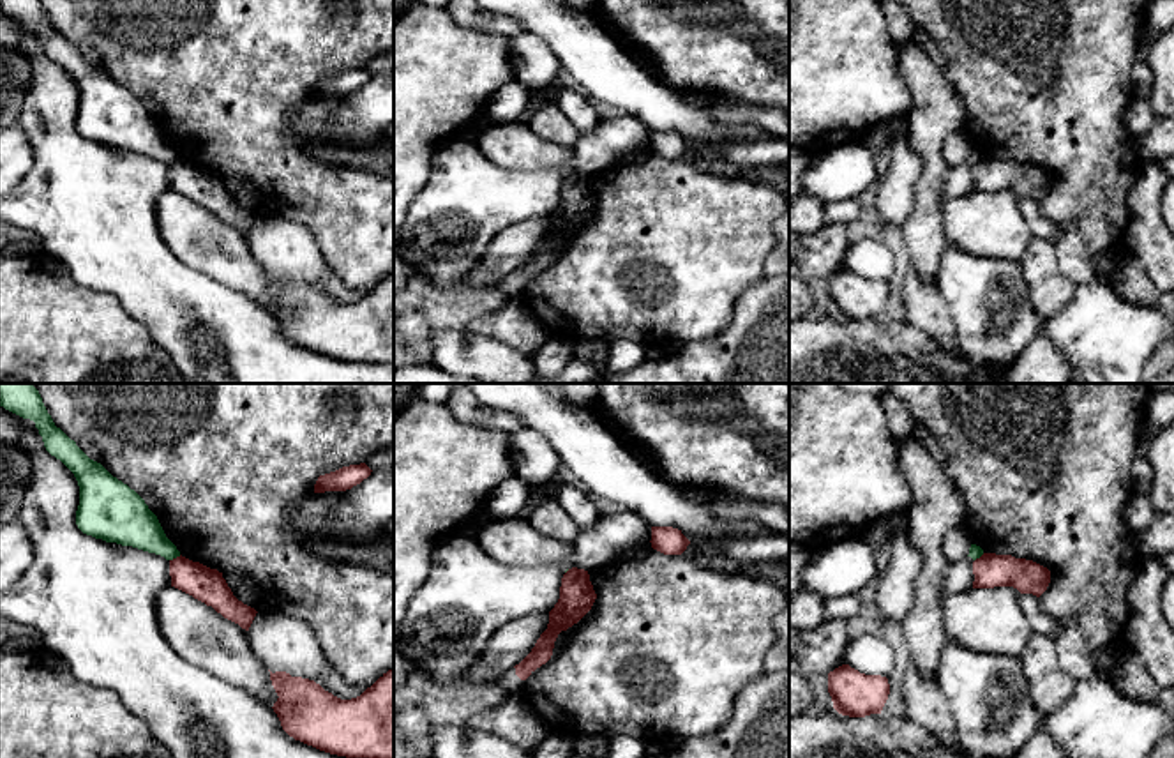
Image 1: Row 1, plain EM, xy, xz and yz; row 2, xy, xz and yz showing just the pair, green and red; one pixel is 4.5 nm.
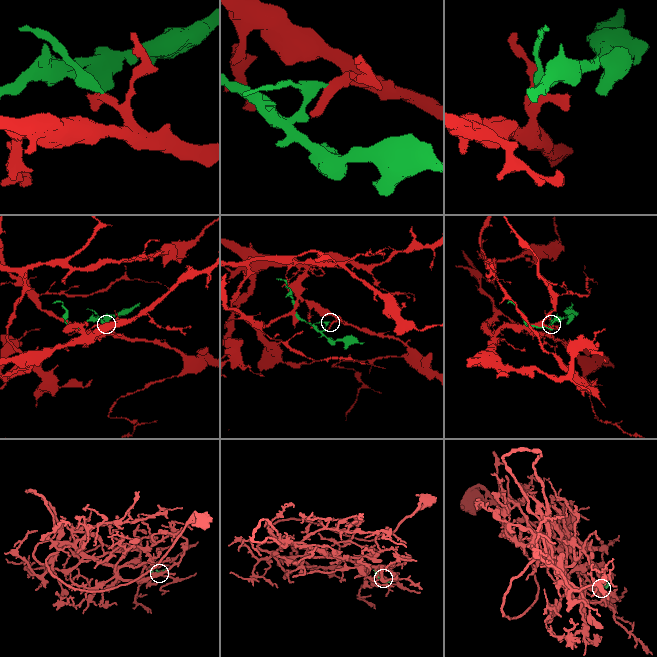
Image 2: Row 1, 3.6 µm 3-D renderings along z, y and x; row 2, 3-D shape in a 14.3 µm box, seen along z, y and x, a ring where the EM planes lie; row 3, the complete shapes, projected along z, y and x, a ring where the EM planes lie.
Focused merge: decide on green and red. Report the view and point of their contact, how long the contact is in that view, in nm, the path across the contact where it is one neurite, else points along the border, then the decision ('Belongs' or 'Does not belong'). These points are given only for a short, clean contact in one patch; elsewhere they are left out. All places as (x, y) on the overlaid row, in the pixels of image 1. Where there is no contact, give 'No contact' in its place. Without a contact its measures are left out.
Touches green at xy (175, 557). Shared border 60 nm. Boundary: xy (180, 555), (170, 560). Does not belong

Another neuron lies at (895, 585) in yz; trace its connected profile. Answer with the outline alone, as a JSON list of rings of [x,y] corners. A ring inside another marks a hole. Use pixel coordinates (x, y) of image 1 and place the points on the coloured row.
[[[895,534],[890,541],[892,558],[877,578],[876,603],[886,622],[902,624],[914,603],[914,583],[922,571],[922,555],[911,544],[909,534]]]

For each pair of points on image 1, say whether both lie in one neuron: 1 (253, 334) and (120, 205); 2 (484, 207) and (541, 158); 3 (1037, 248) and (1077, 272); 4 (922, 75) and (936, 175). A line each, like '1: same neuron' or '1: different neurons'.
1: same neuron
2: different neurons
3: different neurons
4: same neuron

